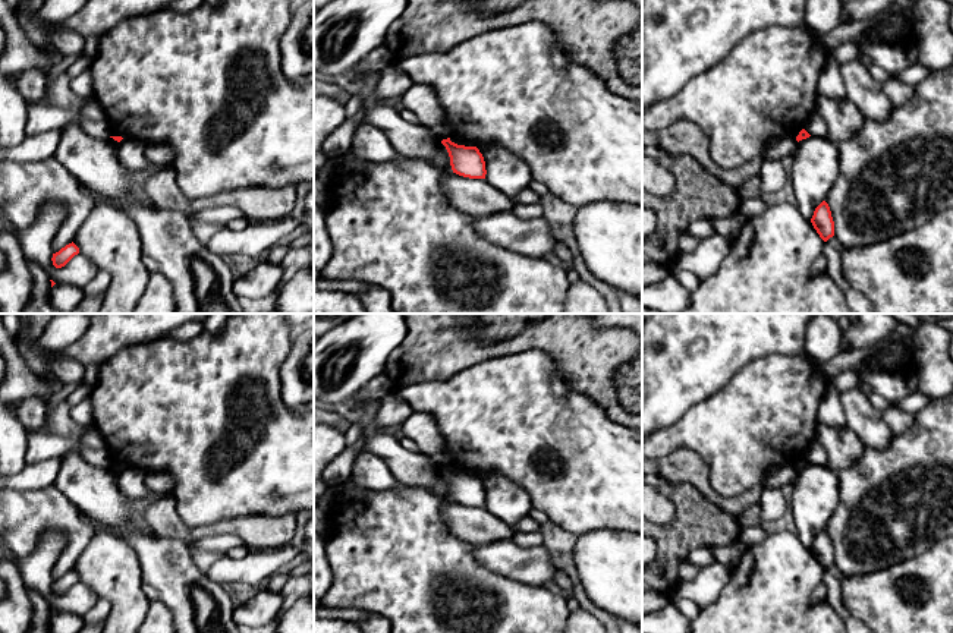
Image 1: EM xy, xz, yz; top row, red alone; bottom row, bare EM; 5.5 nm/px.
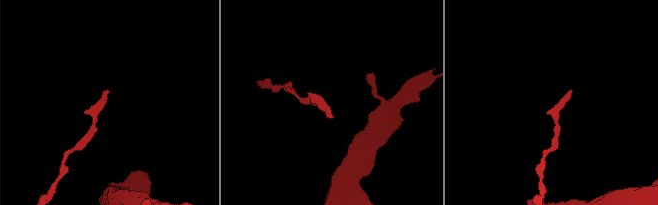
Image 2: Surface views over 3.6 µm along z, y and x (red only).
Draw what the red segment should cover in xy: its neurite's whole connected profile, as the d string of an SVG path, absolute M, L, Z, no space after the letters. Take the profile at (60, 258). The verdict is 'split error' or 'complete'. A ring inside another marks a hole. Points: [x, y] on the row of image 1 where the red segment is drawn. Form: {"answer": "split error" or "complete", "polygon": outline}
{"answer": "complete", "polygon": "M72 242L62 248L59 252L53 253L53 265L56 268L65 267L75 255L79 253L79 248Z"}

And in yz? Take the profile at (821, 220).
{"answer": "complete", "polygon": "M825 201L815 208L811 223L824 242L834 236L834 221Z"}

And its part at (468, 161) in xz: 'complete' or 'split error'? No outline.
complete

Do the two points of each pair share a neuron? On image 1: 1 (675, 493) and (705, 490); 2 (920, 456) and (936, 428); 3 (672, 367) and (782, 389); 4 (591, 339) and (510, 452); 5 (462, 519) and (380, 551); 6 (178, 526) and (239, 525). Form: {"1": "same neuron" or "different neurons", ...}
{"1": "different neurons", "2": "same neuron", "3": "different neurons", "4": "different neurons", "5": "different neurons", "6": "same neuron"}

